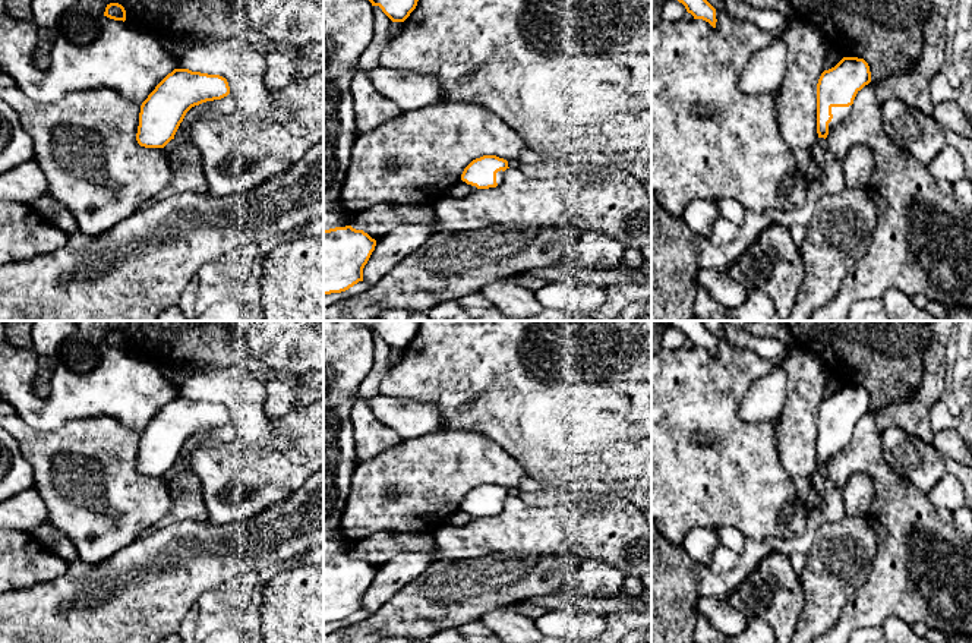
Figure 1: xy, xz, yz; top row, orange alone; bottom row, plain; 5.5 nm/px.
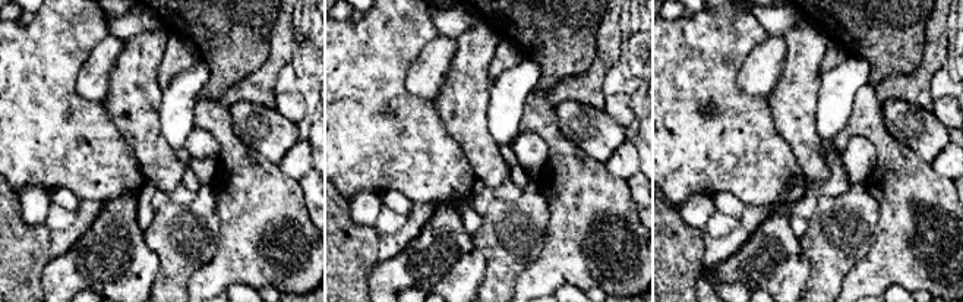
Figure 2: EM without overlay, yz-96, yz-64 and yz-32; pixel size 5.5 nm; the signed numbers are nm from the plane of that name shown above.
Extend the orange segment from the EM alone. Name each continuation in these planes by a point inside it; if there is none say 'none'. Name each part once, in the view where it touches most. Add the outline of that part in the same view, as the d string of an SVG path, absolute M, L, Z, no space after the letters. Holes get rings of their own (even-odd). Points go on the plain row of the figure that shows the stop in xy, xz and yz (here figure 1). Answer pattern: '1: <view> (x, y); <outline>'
1: yz (839, 441); M852 434L849 435L831 435L833 447L829 451L829 460L834 458L850 441Z

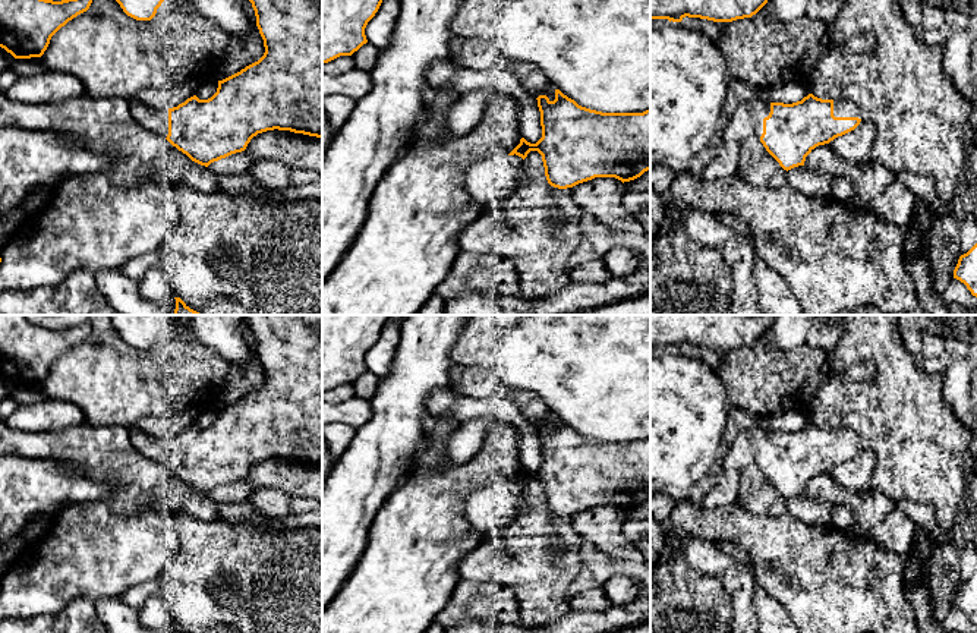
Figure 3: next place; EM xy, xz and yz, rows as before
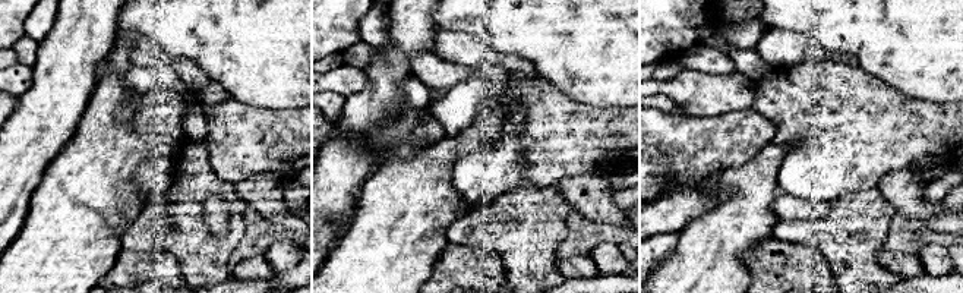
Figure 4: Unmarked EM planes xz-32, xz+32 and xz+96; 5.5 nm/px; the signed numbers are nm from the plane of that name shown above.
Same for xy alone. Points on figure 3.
1: xy (153, 447); M129 429L130 444L144 457L151 459L160 464L168 463L168 437L155 437L142 432L141 429Z

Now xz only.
1: xz (495, 507); M516 482L482 488L469 497L466 516L483 536L502 530L524 513L523 491Z

